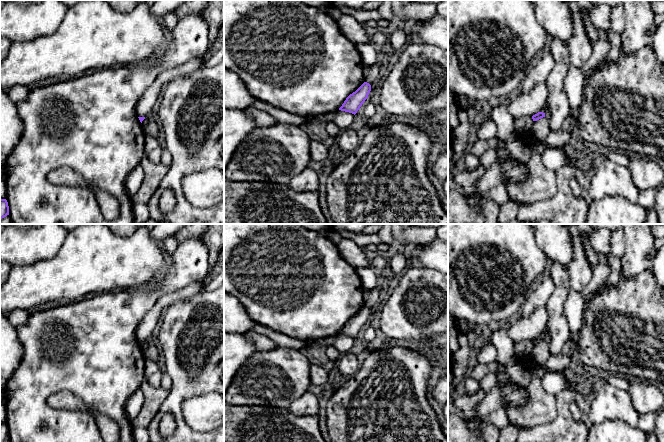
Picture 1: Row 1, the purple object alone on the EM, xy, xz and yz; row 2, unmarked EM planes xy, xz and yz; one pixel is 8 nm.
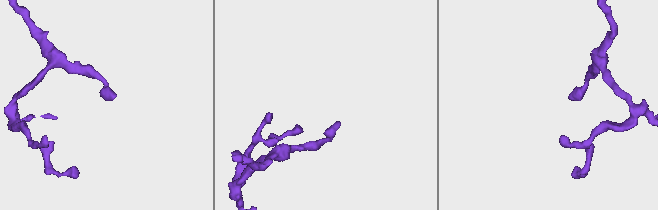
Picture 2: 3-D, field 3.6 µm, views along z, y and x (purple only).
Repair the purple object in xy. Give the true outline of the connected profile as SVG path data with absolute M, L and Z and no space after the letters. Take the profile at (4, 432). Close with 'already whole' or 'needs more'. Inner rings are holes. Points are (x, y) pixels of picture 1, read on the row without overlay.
M0 423L0 442L9 439L9 430L6 423Z; already whole

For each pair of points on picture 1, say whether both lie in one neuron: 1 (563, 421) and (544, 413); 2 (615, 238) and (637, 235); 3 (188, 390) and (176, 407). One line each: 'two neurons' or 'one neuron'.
1: two neurons
2: two neurons
3: one neuron

